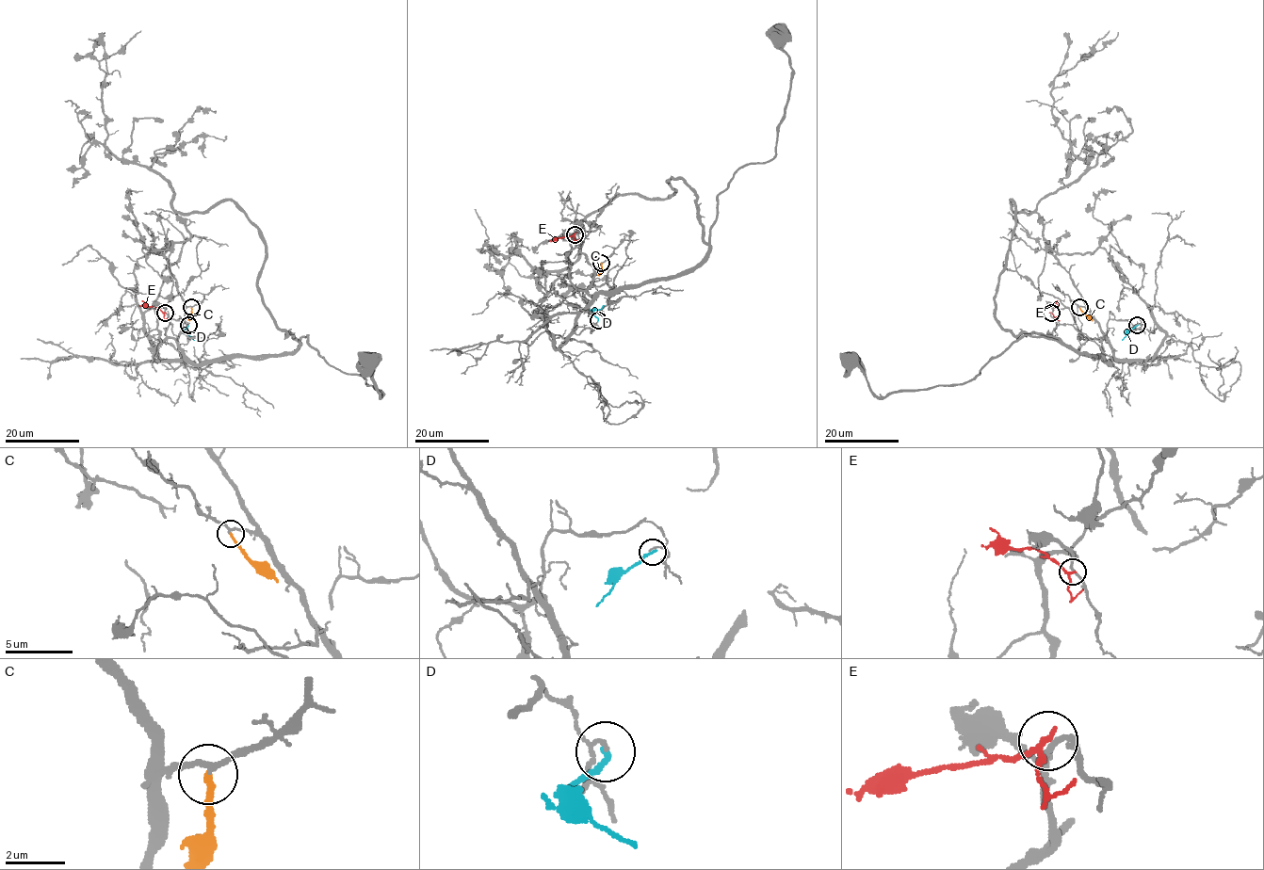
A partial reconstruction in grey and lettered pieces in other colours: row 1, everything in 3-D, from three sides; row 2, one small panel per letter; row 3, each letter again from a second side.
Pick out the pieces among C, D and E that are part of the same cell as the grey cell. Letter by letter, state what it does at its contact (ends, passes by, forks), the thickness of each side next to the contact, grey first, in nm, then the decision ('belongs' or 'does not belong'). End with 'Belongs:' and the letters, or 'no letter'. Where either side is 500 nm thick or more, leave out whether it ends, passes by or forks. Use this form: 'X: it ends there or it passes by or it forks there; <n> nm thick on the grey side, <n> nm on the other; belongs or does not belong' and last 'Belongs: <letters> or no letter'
C: it ends there; 180 nm thick on the grey side, 220 nm on the other; does not belong
D: it ends there; 120 nm thick on the grey side, 200 nm on the other; does not belong
E: it passes by; 180 nm thick on the grey side, 160 nm on the other; does not belong
Belongs: no letter

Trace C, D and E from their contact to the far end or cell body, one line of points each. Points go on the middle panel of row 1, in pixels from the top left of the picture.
C: (601, 263), (601, 271), (597, 275)
D: (598, 320), (592, 313), (604, 305)
E: (575, 234), (549, 240)

